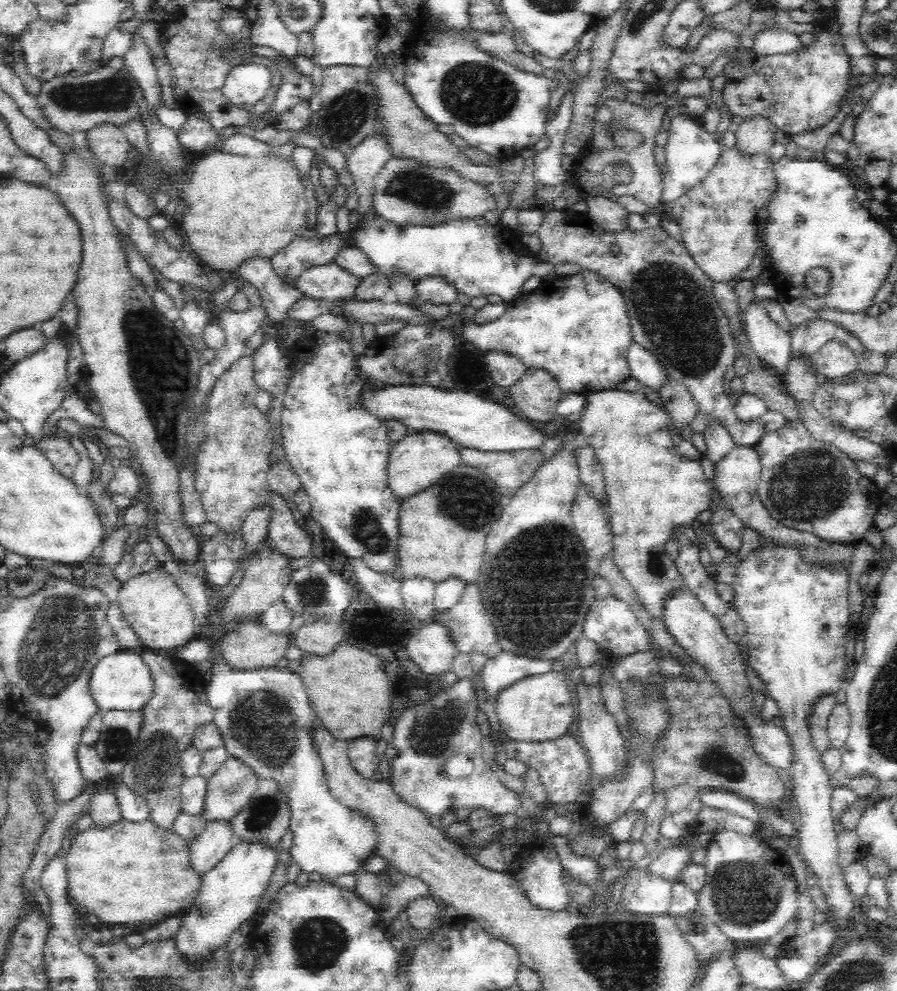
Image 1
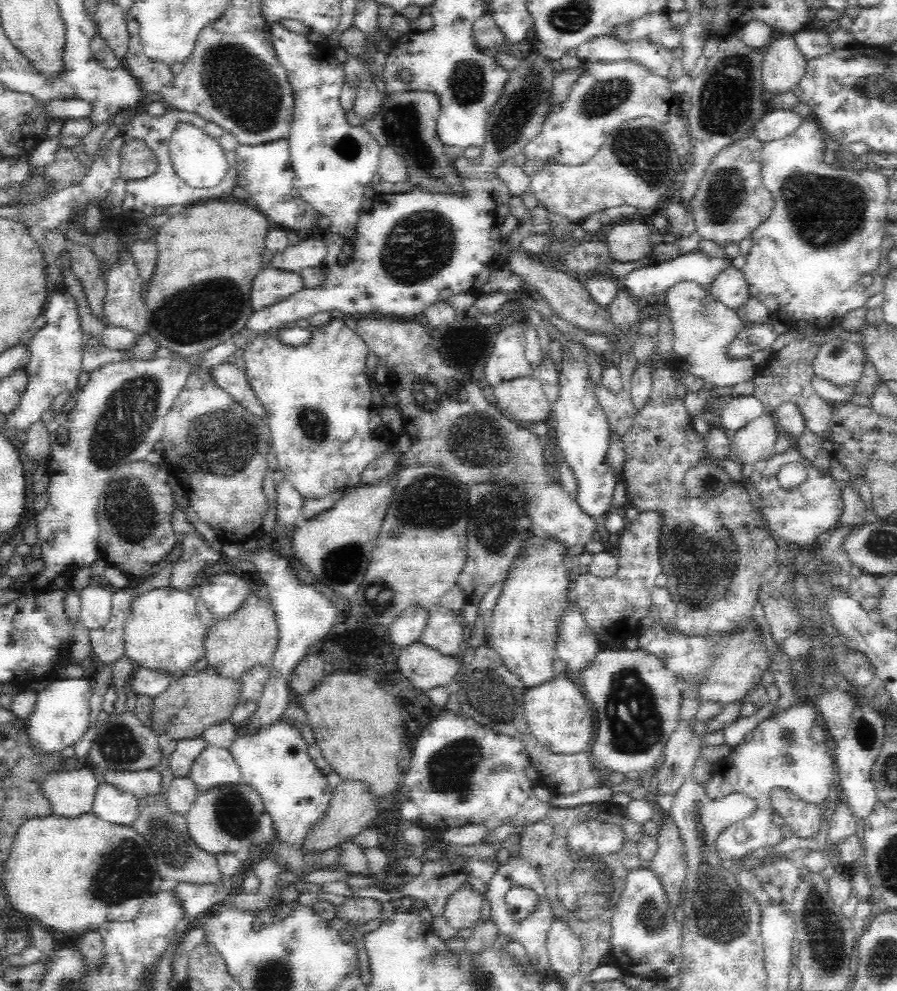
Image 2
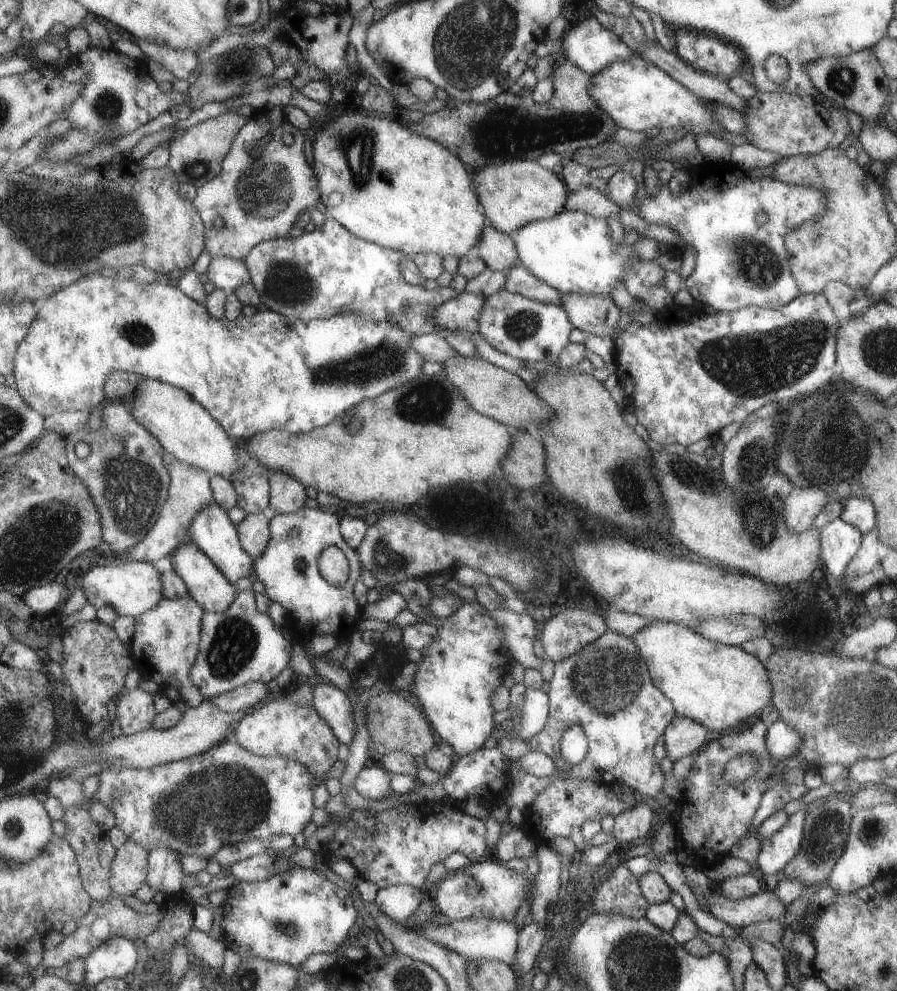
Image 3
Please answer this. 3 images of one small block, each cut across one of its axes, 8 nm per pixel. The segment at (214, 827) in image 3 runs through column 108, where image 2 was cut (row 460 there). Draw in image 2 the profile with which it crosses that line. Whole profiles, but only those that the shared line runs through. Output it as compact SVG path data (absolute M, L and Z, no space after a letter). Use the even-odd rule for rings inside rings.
M793 445L784 454L775 454L772 458L760 465L762 478L756 484L762 510L760 511L761 521L767 531L775 533L786 540L786 544L794 547L815 547L820 534L834 528L843 513L842 491L835 484L836 480L830 475L830 471L818 472L808 461L806 461L807 477L800 487L792 490L778 488L777 474L788 462L806 461L797 447Z

